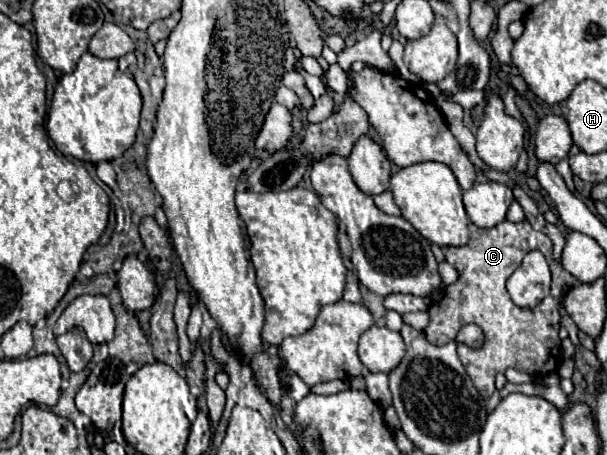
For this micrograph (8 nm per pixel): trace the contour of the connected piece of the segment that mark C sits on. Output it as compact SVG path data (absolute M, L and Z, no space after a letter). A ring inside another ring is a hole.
M502 221L492 229L482 229L470 223L470 241L462 247L446 247L444 255L460 277L454 285L444 289L444 295L436 303L430 305L430 325L424 329L426 339L434 345L444 345L448 341L454 341L460 327L468 323L474 323L484 331L482 349L460 351L460 361L484 399L492 397L496 391L496 375L504 373L508 367L526 371L530 375L536 373L536 377L554 373L560 365L558 299L566 285L576 285L576 279L572 279L560 263L552 261L550 237L534 231L528 221ZM532 249L542 251L550 261L552 291L536 309L526 311L512 303L506 291L506 281L516 271L516 265L520 265L522 257Z

